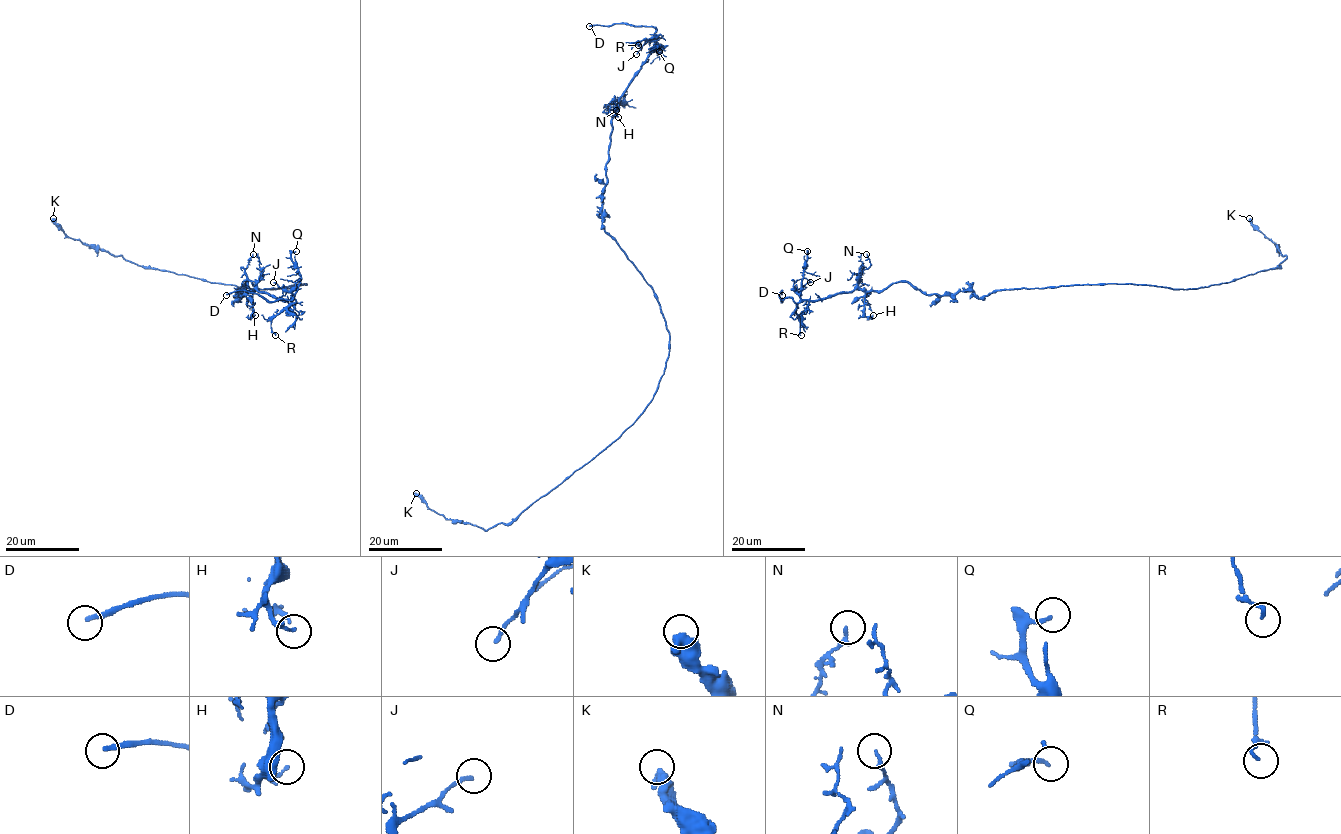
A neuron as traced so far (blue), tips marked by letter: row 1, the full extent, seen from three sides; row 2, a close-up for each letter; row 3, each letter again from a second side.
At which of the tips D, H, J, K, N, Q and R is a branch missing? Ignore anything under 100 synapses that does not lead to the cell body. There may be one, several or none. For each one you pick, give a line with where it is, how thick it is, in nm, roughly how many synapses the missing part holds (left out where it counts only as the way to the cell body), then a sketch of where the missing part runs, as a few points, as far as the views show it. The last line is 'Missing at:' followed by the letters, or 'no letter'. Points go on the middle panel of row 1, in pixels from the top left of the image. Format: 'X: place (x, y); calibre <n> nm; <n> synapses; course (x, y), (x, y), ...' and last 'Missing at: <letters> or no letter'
D: place (589, 26); calibre 200 nm
Missing at: D

